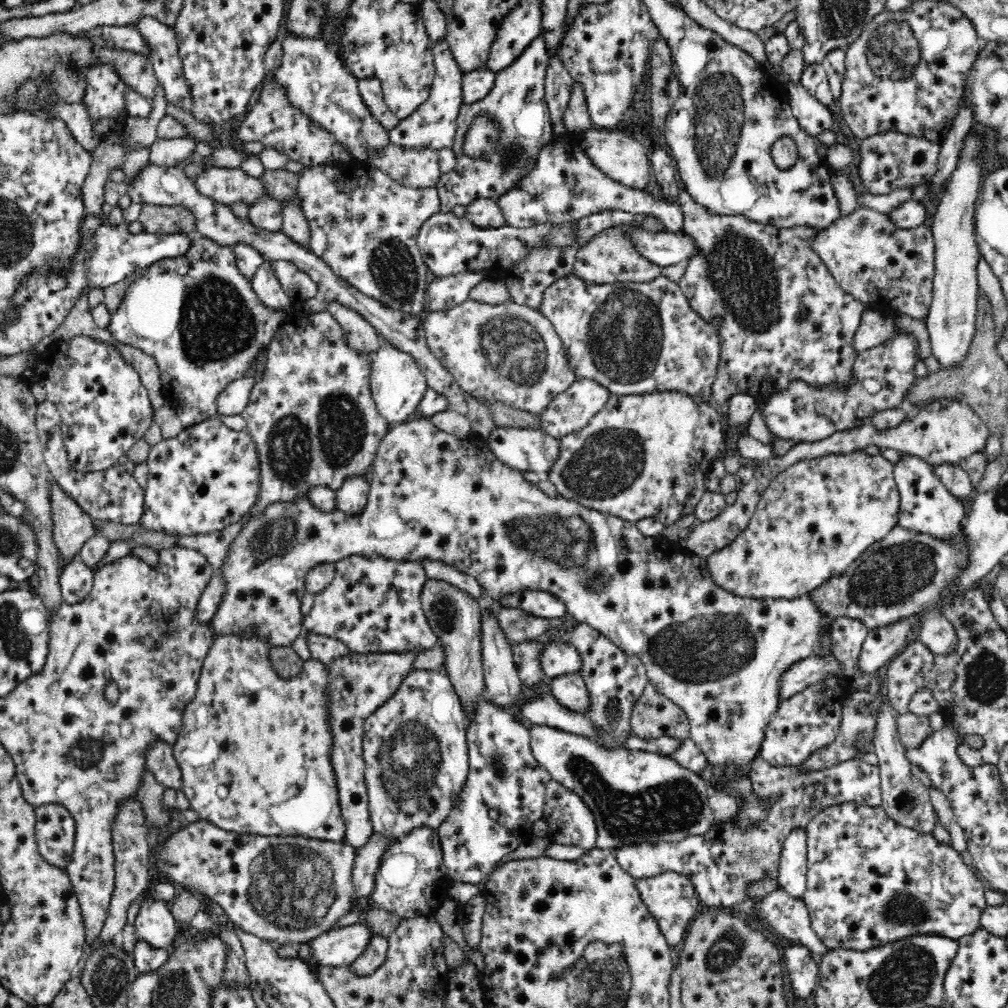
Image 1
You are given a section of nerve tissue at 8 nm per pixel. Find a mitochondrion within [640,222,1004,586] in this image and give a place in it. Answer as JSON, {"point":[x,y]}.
{"point":[739,268]}

